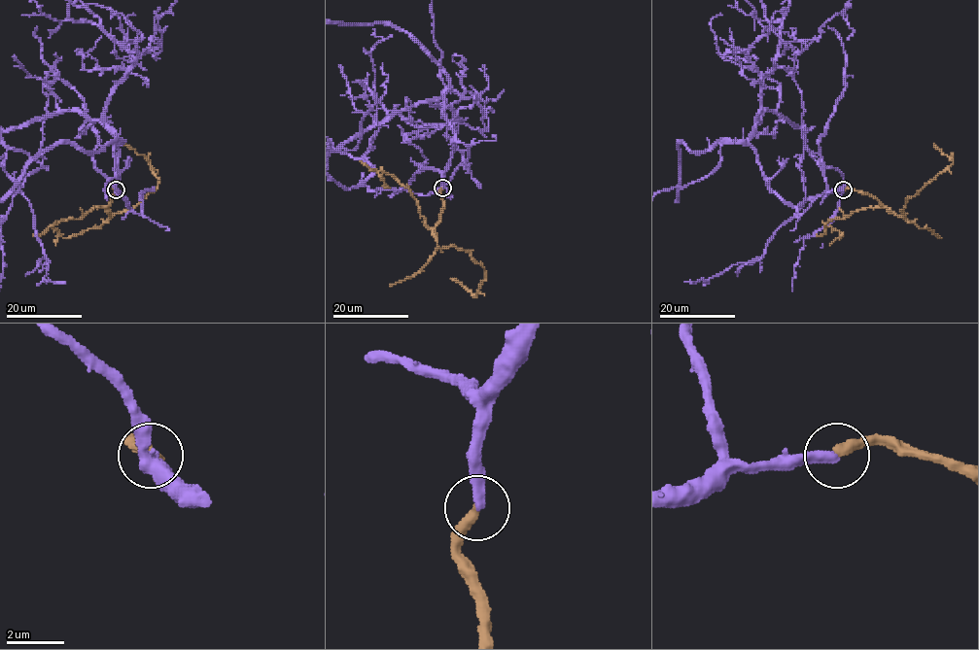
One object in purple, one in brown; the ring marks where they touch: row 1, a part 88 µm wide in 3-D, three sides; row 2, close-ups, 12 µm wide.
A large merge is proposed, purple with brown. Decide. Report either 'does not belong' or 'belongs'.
belongs

